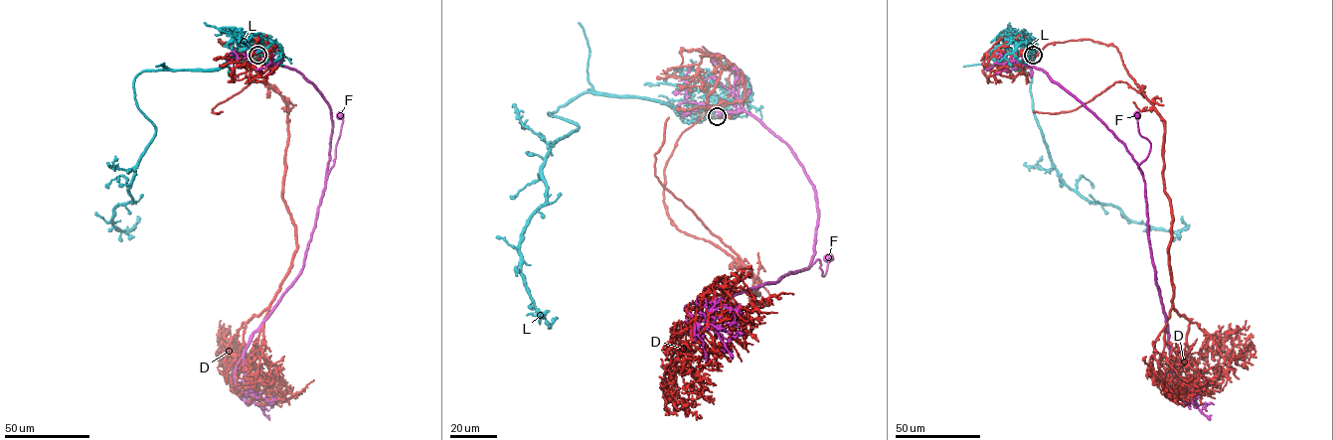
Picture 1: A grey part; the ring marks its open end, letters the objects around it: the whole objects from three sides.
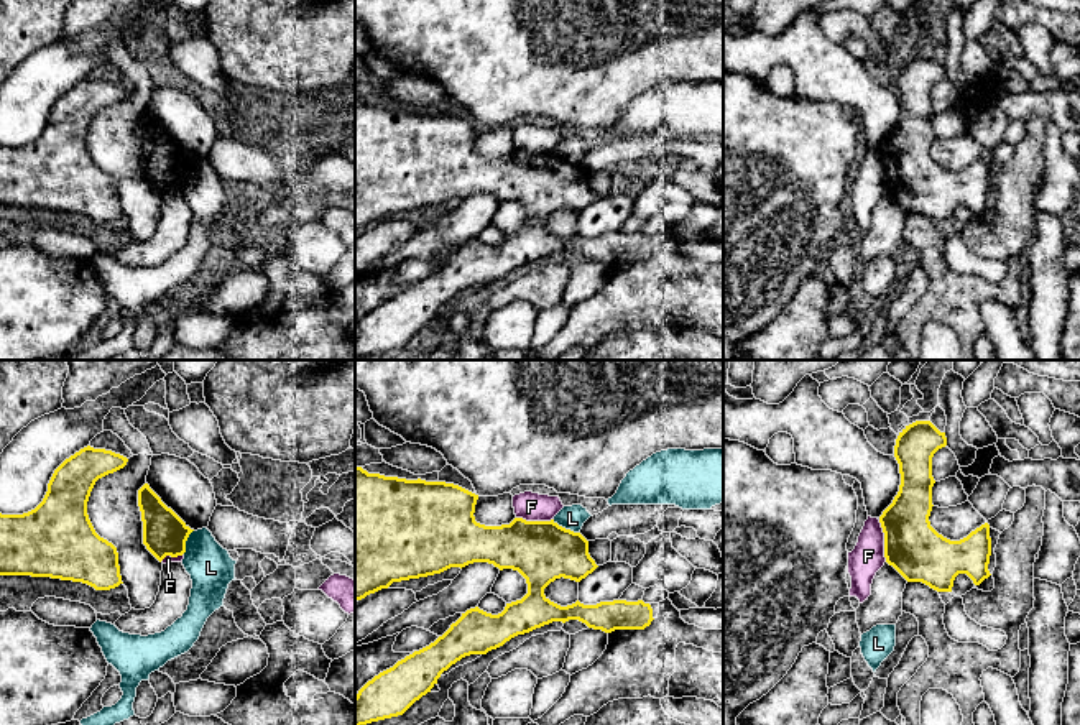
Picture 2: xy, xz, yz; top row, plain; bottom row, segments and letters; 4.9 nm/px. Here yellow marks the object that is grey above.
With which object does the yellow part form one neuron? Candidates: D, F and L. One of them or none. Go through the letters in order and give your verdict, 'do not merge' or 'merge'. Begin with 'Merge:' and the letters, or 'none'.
Merge: D
D: merge
F: do not merge
L: do not merge

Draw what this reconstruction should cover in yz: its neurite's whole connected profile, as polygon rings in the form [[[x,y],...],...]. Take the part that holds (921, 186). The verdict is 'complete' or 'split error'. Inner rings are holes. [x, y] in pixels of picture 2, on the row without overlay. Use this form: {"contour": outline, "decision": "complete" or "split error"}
{"contour": [[[916,53],[899,64],[894,89],[901,117],[879,148],[886,194],[907,214],[922,214],[937,224],[952,224],[958,205],[967,205],[975,217],[991,207],[988,155],[960,173],[950,173],[930,158],[932,89],[945,77],[945,64],[930,53]]], "decision": "complete"}

